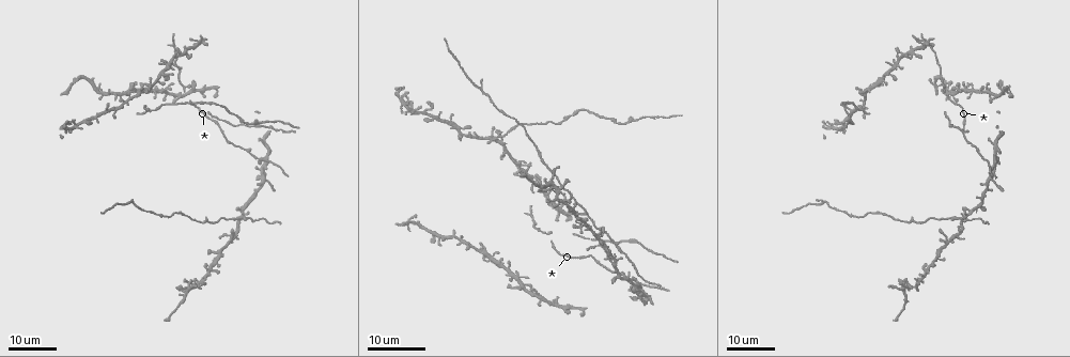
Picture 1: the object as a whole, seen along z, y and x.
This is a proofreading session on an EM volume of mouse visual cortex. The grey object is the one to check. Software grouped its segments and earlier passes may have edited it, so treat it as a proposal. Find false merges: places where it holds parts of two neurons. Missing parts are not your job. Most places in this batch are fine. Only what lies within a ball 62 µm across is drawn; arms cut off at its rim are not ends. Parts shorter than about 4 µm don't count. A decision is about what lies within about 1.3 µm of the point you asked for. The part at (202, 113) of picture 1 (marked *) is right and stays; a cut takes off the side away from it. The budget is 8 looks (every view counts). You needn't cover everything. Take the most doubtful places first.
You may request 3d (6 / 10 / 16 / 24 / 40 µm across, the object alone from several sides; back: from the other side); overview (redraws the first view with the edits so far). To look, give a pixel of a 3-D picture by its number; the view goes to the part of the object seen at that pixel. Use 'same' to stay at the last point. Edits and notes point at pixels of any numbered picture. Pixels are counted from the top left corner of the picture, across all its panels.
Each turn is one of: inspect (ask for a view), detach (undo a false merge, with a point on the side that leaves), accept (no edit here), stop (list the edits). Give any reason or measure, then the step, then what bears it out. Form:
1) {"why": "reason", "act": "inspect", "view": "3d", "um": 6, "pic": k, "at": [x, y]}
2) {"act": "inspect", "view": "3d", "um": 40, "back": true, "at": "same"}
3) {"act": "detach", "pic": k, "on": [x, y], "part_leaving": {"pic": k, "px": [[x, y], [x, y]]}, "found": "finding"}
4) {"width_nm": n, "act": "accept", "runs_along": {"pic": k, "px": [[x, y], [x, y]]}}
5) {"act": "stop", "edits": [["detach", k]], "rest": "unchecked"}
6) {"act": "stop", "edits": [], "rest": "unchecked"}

{"why": "looks like a crossing", "act": "inspect", "view": "3d", "um": 16, "pic": 1, "at": [963, 217]}

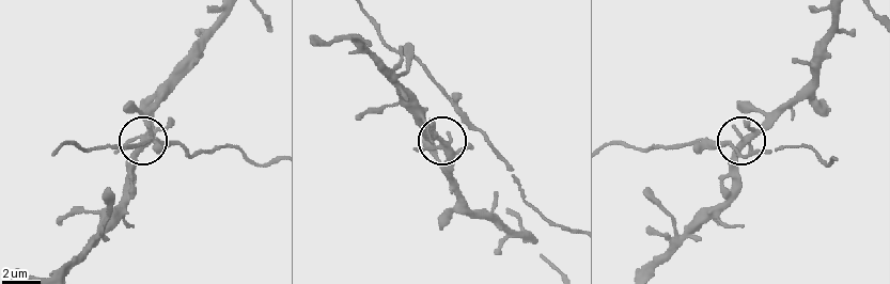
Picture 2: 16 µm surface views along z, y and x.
{"act": "inspect", "view": "3d", "um": 10, "pic": 2, "at": [150, 137]}

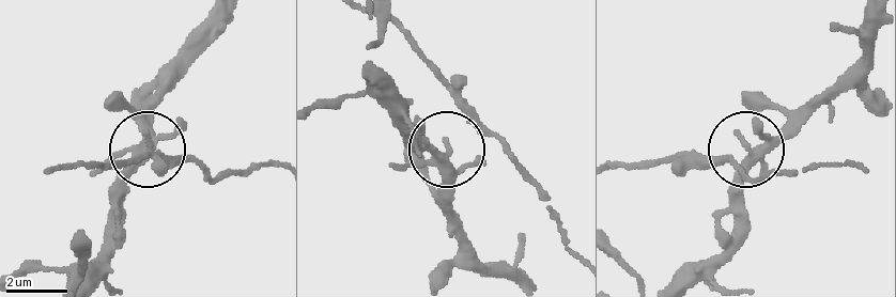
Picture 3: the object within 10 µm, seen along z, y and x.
{"arms": 5, "act": "accept", "runs_along": {"pic": 3, "px": [[877, 20], [866, 51], [798, 120], [746, 151], [744, 209]]}, "found": "continuous, no second neuron"}

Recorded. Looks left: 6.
{"act": "inspect", "view": "3d", "um": 16, "pic": 1, "at": [140, 94]}

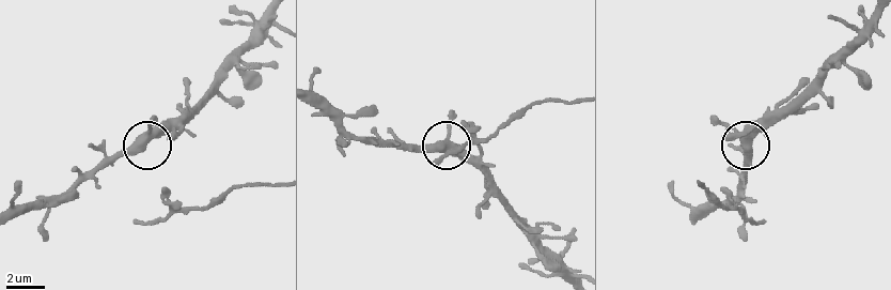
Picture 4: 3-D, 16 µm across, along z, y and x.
{"act": "inspect", "view": "3d", "um": 10, "pic": 4, "at": [440, 147]}

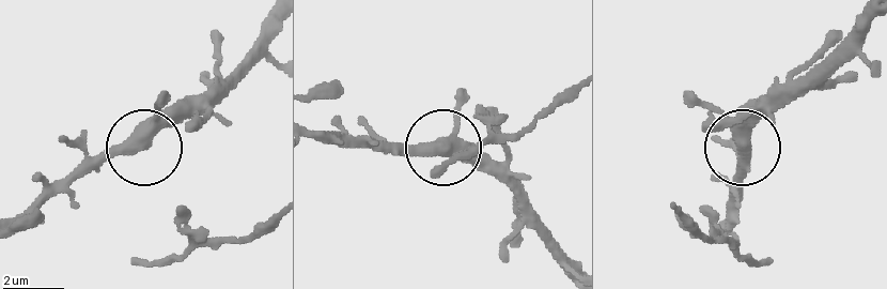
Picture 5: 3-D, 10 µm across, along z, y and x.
{"why": "from behind", "act": "inspect", "view": "3d", "um": 10, "back": true, "pic": 5, "at": [442, 147]}

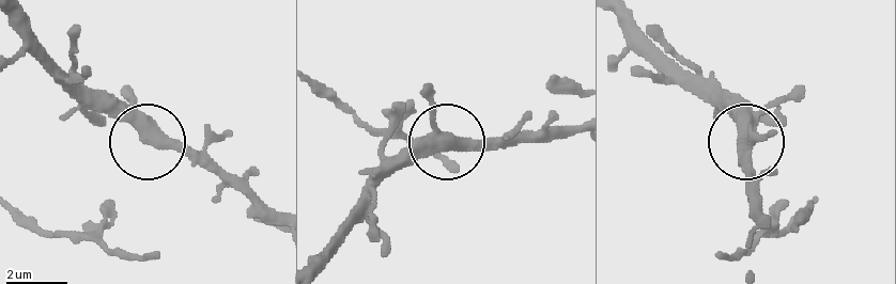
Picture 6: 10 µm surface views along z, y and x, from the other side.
{"act": "accept", "runs_along": {"pic": 6, "px": [[314, 258], [391, 174], [437, 148], [534, 143]]}, "found": "one neuron here"}

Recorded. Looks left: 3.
{"why": "calibre changes", "act": "inspect", "view": "3d", "um": 24, "pic": 1, "at": [624, 240]}

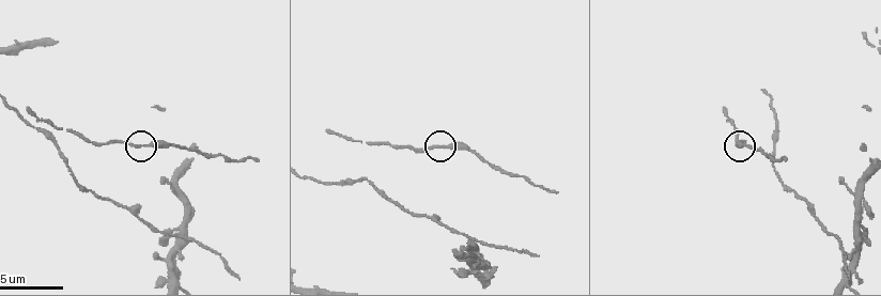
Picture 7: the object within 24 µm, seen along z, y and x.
{"act": "inspect", "view": "3d", "um": 6, "pic": 7, "at": [145, 144]}

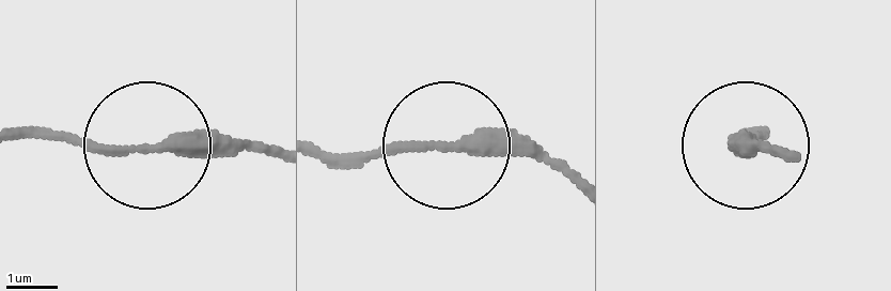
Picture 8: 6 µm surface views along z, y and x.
{"act": "accept", "found": "continuous, no second neuron"}

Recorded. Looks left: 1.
{"act": "stop", "edits": [], "rest": "unchecked"}

